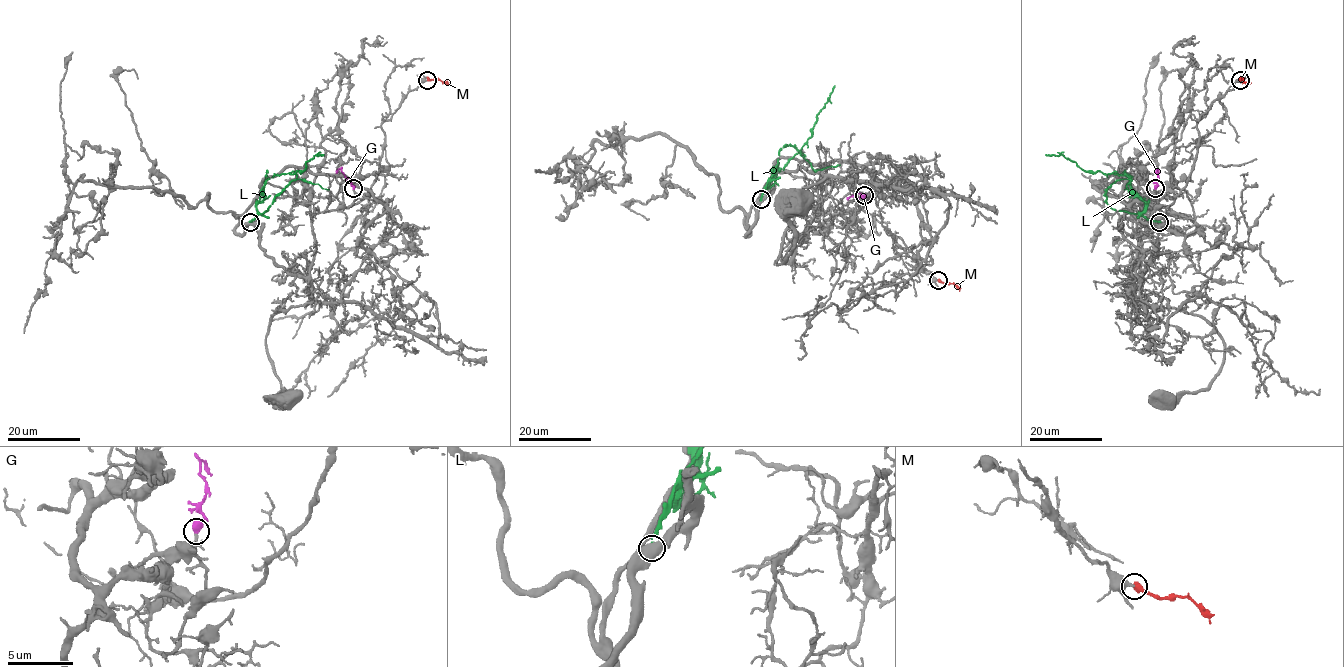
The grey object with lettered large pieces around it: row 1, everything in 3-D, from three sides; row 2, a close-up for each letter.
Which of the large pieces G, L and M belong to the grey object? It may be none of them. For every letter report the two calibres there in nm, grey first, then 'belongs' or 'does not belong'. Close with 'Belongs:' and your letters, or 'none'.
G: 170 nm thick on the grey side, 600 nm on the other; belongs
L: 550 nm thick on the grey side, 360 nm on the other; does not belong
M: 380 nm thick on the grey side, 550 nm on the other; does not belong
Belongs: G

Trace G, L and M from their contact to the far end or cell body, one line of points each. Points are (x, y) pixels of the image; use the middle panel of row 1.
G: (864, 195), (847, 199)
L: (761, 199), (774, 172), (783, 170), (811, 136), (816, 115), (835, 85)
M: (938, 280), (952, 283), (960, 291)

